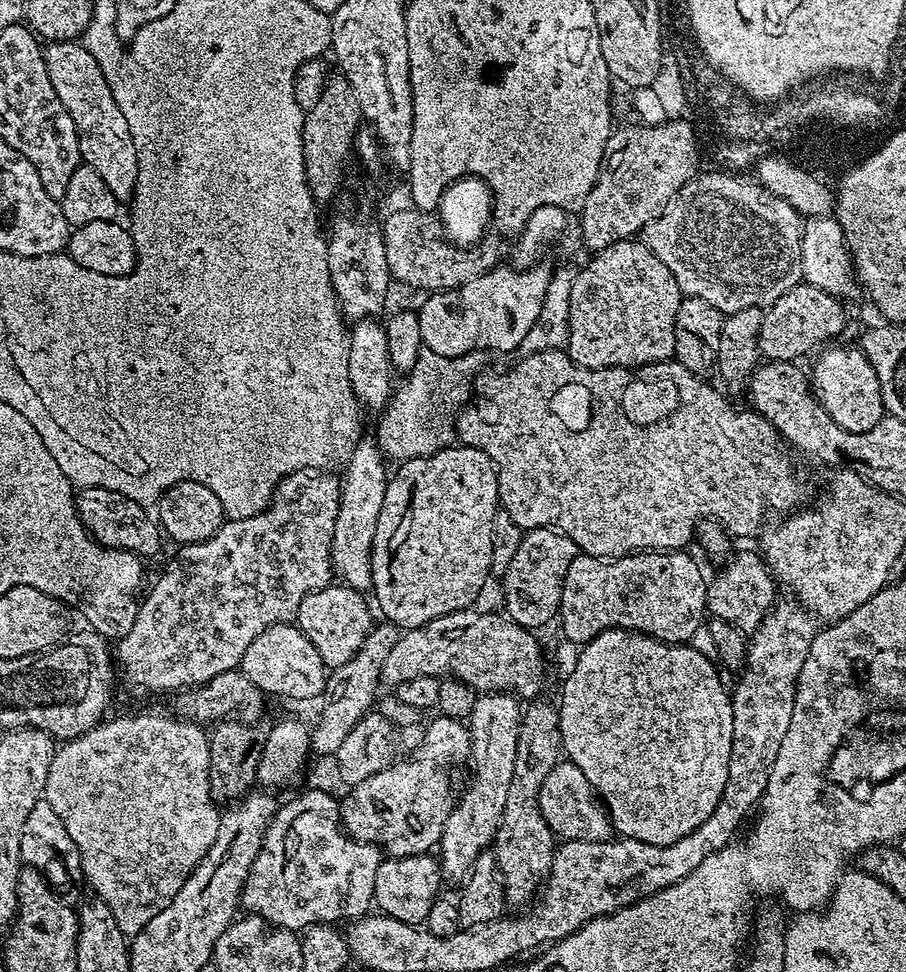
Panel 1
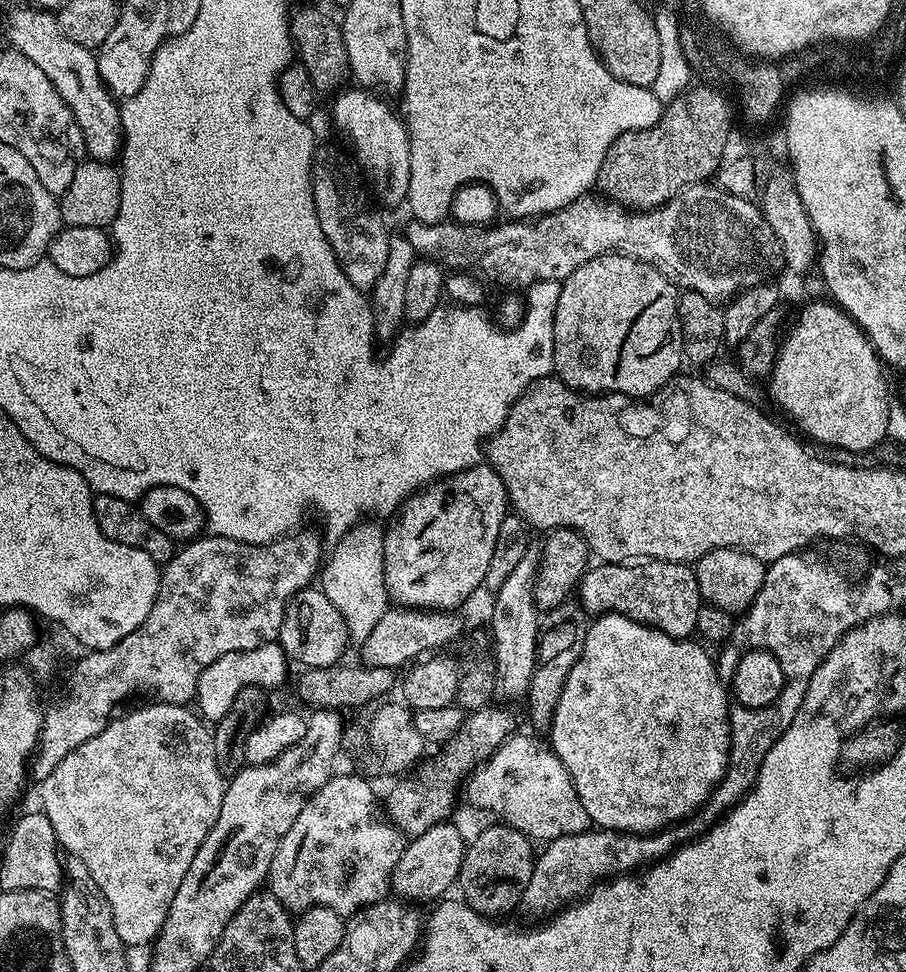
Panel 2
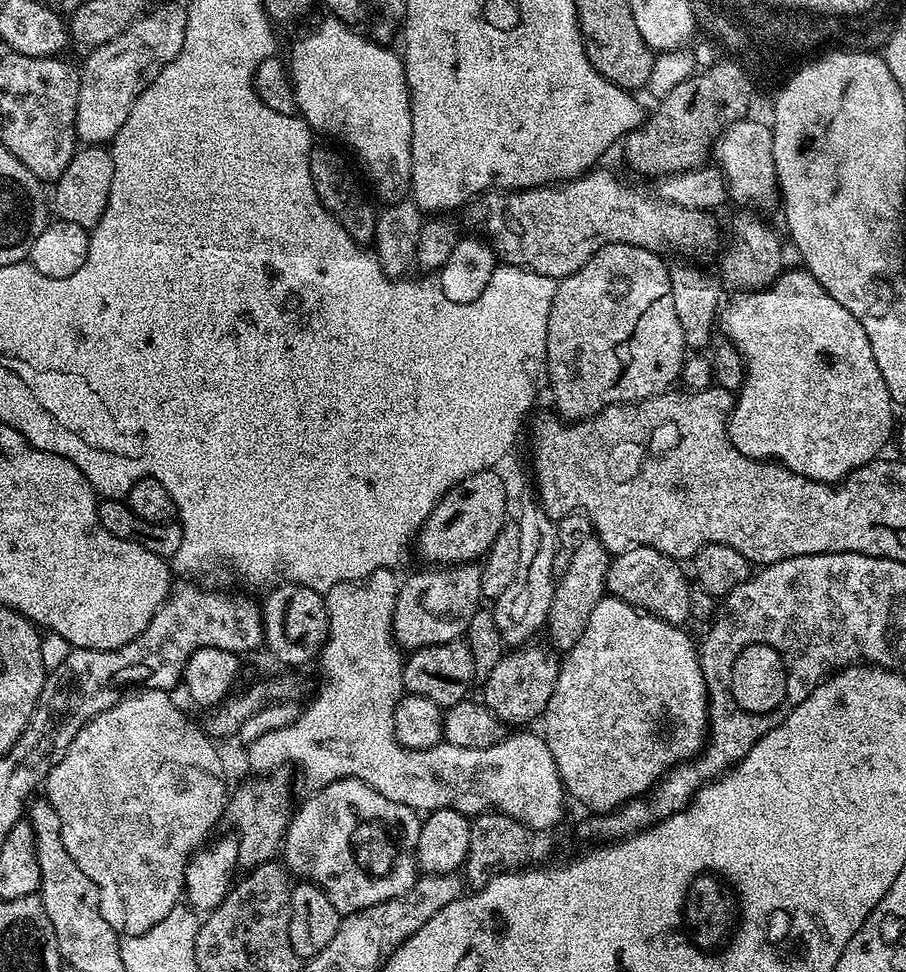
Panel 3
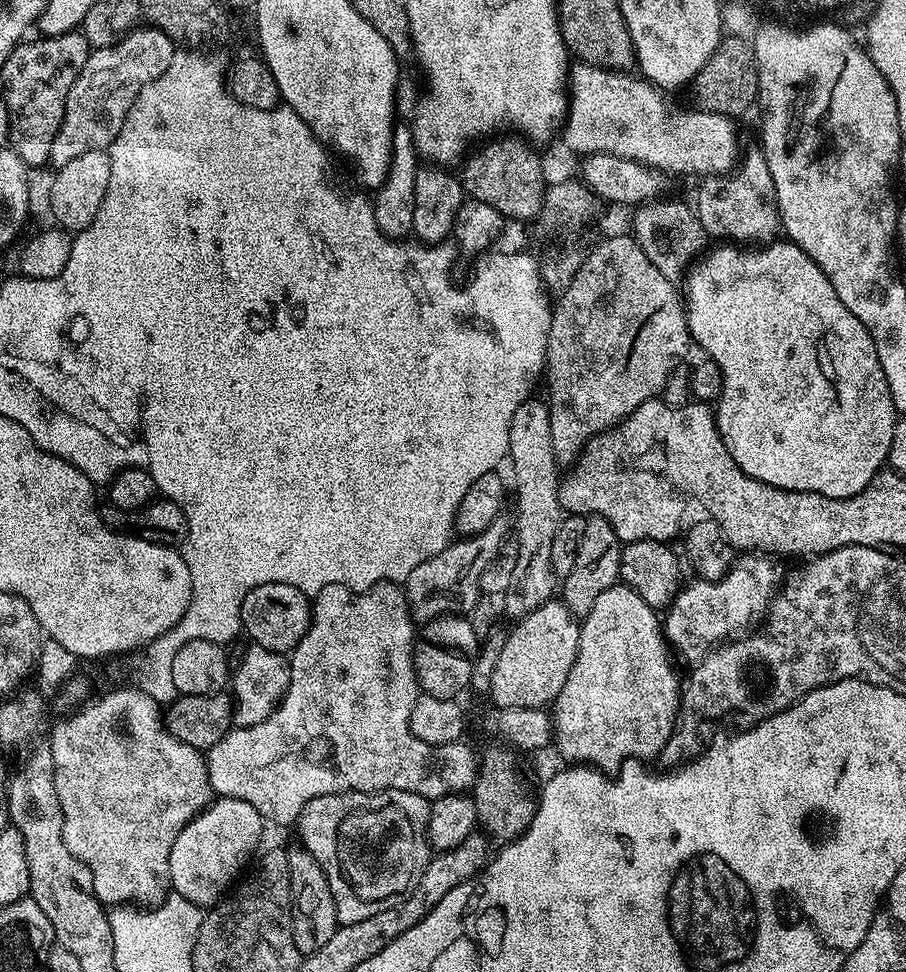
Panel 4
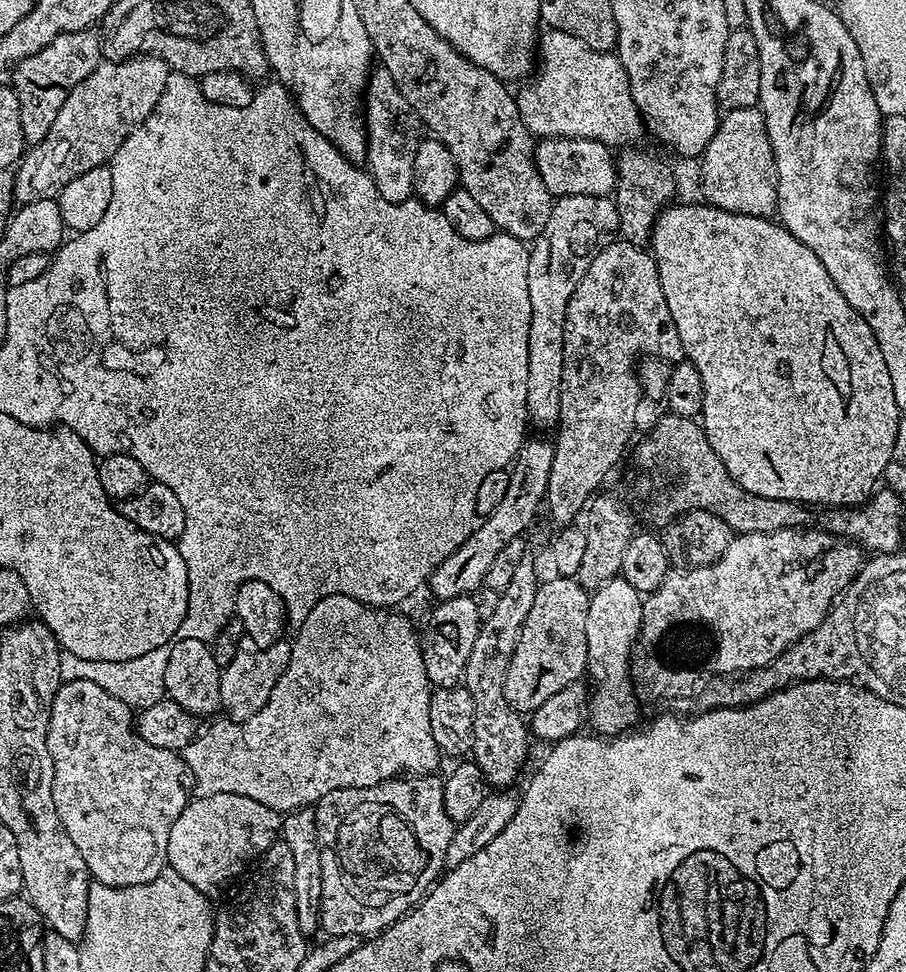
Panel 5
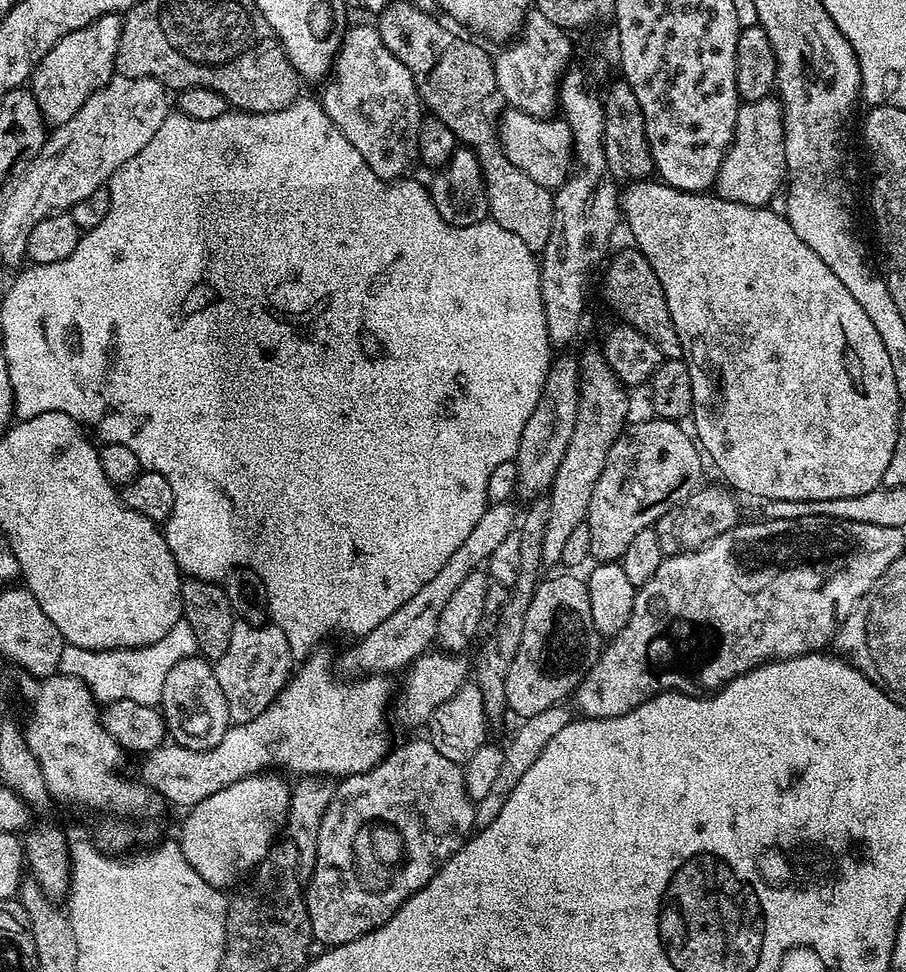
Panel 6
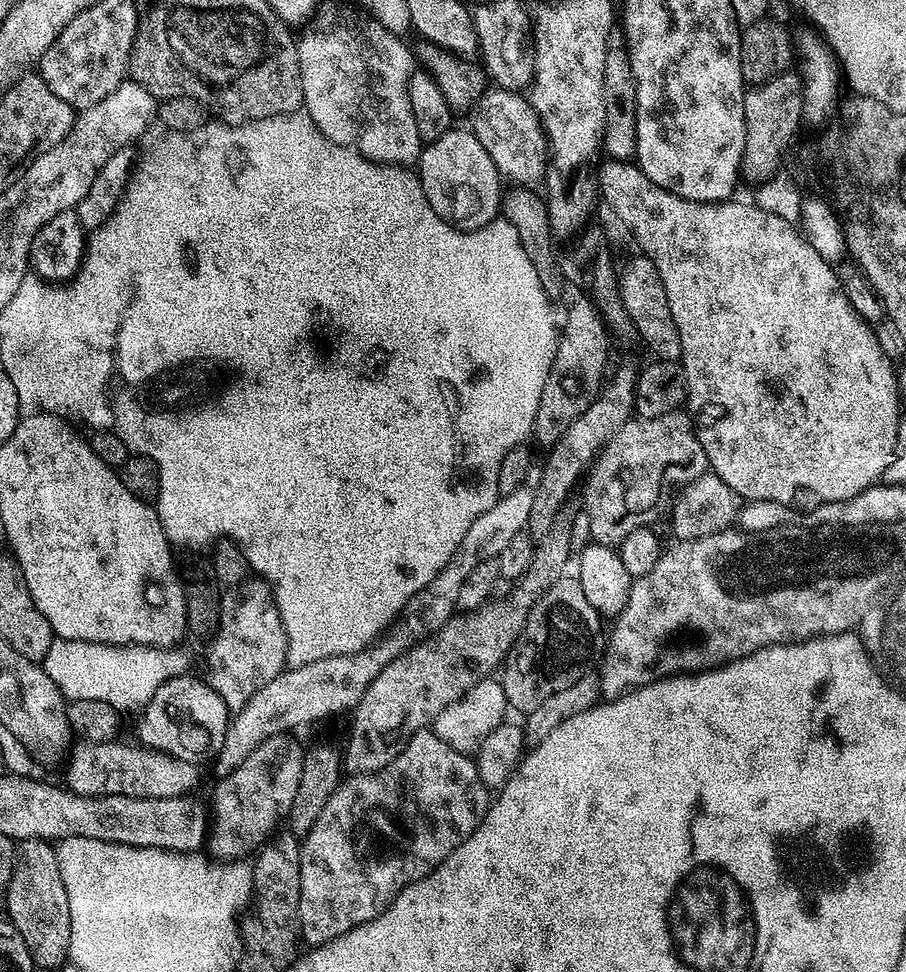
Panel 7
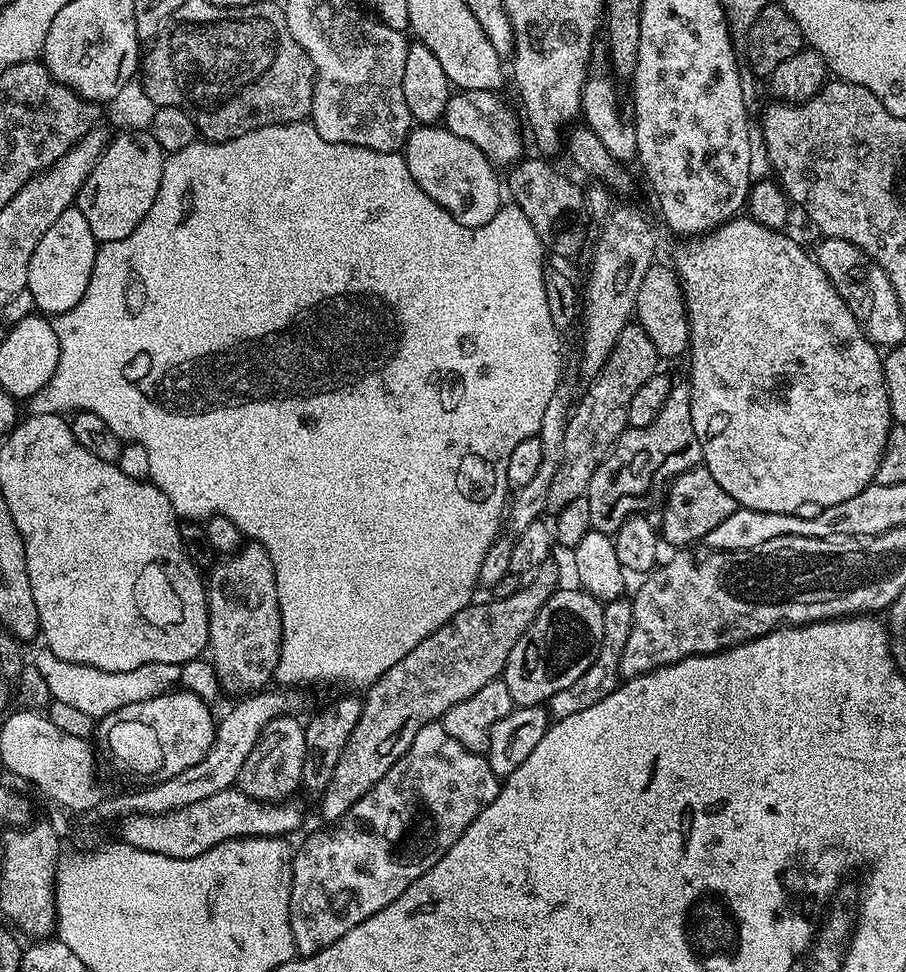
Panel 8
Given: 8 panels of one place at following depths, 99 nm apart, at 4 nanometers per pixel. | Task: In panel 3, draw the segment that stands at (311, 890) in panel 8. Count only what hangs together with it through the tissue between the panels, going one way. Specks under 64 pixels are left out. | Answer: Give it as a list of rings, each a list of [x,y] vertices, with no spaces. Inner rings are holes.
[[[335,780],[329,784],[317,787],[316,792],[300,809],[291,813],[288,830],[284,834],[282,841],[282,863],[293,877],[299,878],[304,882],[311,882],[324,889],[326,898],[330,898],[330,902],[334,906],[334,910],[338,910],[341,914],[349,912],[357,912],[366,906],[378,906],[378,902],[386,902],[398,898],[415,886],[418,879],[418,865],[416,863],[416,847],[418,846],[418,834],[422,823],[421,817],[411,808],[402,802],[390,802],[390,798],[386,798],[382,794],[378,794],[378,790],[374,790],[369,784],[363,784],[361,780]]]

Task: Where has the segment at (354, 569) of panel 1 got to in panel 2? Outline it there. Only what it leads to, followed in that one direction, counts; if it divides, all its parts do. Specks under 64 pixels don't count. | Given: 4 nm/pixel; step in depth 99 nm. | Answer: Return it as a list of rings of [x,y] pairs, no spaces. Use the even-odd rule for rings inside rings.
[[[361,522],[335,541],[333,548],[318,573],[318,587],[342,614],[349,637],[363,638],[390,607],[384,573],[384,532],[376,524]]]

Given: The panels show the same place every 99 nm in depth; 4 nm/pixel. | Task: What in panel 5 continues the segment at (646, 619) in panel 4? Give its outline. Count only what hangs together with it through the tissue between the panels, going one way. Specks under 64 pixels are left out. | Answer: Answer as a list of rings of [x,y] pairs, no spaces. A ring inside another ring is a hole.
[[[617,578],[606,582],[601,588],[591,593],[588,601],[588,613],[586,614],[586,646],[588,647],[588,671],[590,679],[590,728],[593,733],[605,738],[618,736],[629,730],[635,729],[640,720],[640,704],[636,701],[636,692],[632,689],[632,672],[628,669],[628,663],[633,663],[634,649],[640,639],[640,627],[642,626],[642,610],[644,600],[630,582],[623,578]]]

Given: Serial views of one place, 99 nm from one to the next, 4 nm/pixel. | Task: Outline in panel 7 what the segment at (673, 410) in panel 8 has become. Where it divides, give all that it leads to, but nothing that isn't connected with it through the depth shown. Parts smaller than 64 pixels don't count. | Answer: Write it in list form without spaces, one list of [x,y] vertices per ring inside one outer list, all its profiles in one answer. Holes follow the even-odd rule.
[[[683,411],[667,412],[654,418],[645,416],[627,420],[621,428],[608,439],[595,457],[596,465],[587,473],[584,484],[584,504],[582,510],[590,518],[590,534],[598,544],[619,546],[626,534],[639,528],[647,528],[659,512],[667,513],[677,494],[687,484],[694,482],[703,472],[709,471],[706,450],[696,436],[695,427]]]

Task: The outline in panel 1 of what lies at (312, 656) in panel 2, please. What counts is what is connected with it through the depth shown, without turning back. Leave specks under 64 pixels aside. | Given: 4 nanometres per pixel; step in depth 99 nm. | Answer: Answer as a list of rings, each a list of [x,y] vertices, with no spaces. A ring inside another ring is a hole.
[[[336,582],[307,595],[295,614],[297,627],[314,644],[327,669],[345,665],[361,648],[374,626],[371,605],[368,606],[363,596],[359,589]]]

